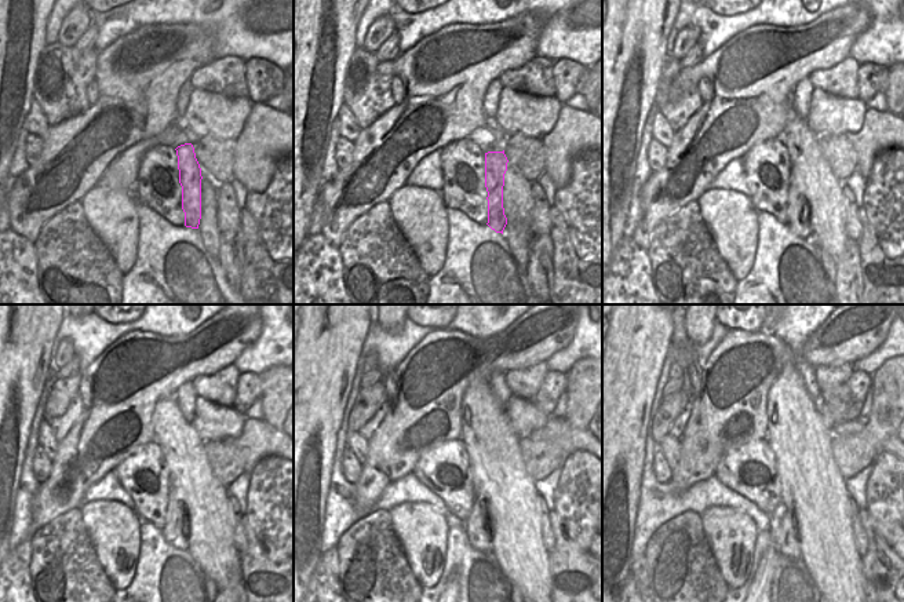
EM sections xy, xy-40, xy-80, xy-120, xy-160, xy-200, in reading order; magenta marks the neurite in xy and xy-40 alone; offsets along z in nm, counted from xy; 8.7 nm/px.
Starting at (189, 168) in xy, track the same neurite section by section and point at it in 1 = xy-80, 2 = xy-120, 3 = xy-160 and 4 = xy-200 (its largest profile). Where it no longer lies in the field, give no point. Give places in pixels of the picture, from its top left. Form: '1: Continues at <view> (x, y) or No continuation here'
1: Continues at xy-80 (797, 212)
2: Continues at xy-120 (175, 531)
3: Continues at xy-160 (480, 536)
4: Continues at xy-200 (788, 543)

